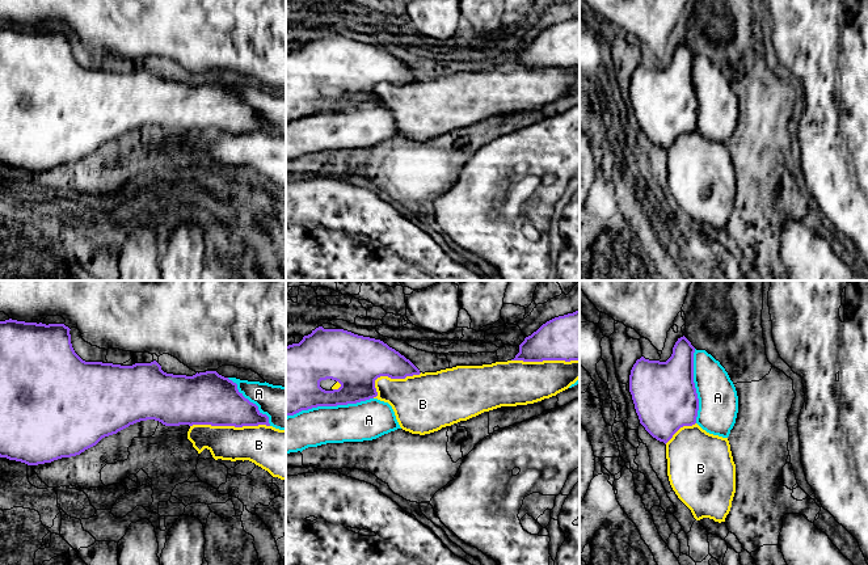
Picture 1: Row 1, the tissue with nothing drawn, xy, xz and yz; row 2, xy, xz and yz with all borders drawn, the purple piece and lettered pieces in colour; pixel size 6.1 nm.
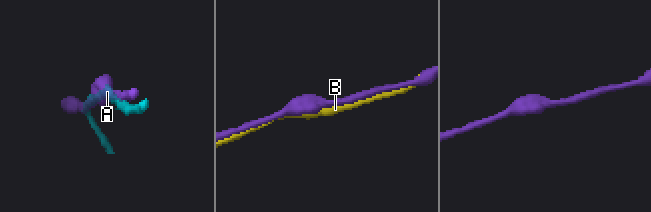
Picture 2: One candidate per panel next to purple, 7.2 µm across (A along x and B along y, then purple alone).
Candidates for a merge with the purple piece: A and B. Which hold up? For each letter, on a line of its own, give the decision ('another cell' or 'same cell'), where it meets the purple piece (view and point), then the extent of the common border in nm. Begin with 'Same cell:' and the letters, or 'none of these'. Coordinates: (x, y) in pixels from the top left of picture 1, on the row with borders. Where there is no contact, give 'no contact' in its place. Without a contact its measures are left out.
Same cell: B
A: another cell; contact xz (329, 405); length 550 nm
B: same cell; contact xy (230, 425); length 480 nm

